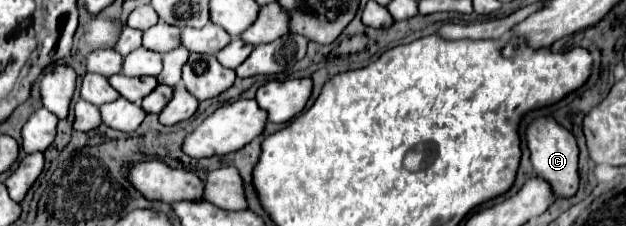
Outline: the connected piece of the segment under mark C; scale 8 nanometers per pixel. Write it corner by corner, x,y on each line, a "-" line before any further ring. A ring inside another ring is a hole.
552,117
534,119
528,125
526,131
528,149
530,149
530,161
534,165
534,171
550,185
552,193
556,197
572,197
578,191
578,145
574,135
558,125

